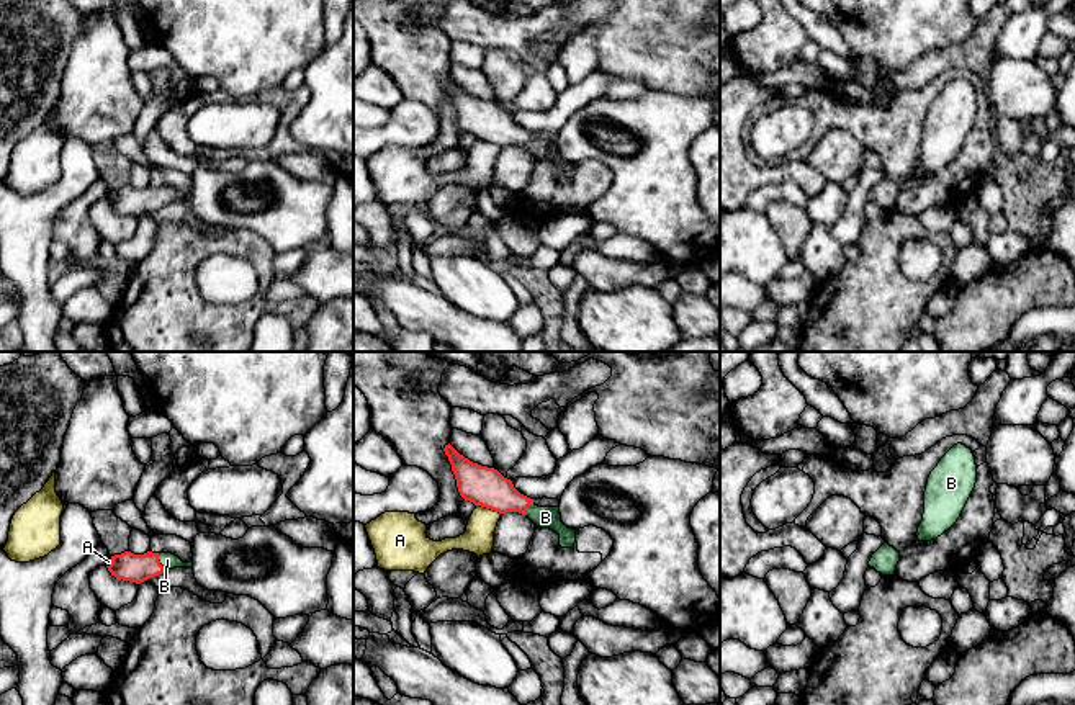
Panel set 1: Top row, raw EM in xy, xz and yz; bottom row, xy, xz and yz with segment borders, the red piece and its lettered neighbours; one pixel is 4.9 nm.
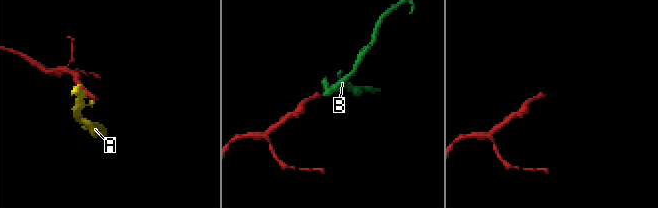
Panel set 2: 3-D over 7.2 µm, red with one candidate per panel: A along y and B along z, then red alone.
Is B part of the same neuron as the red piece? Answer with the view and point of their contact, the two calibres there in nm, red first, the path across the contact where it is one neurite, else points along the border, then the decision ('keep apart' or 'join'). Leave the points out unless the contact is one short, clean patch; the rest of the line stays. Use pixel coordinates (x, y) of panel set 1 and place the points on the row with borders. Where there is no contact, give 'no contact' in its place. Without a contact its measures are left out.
xy (159, 561) | 140/80 nm | across xy (136, 568), (159, 561), (167, 560) | join

